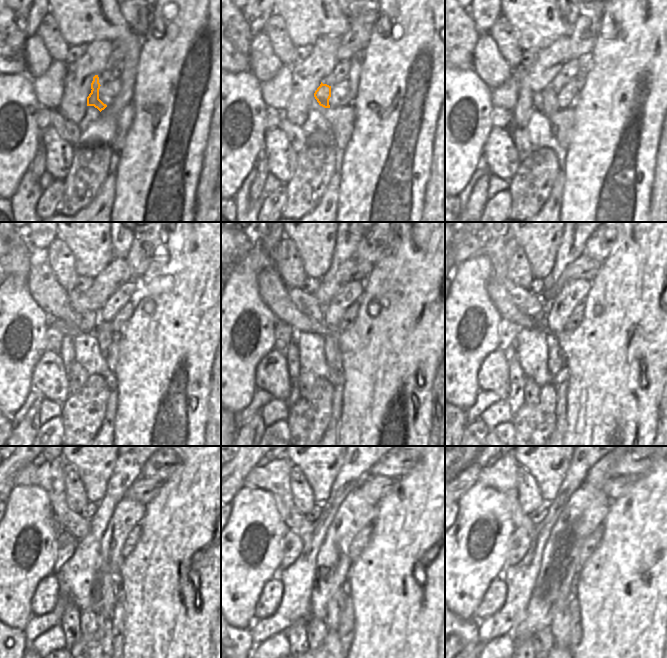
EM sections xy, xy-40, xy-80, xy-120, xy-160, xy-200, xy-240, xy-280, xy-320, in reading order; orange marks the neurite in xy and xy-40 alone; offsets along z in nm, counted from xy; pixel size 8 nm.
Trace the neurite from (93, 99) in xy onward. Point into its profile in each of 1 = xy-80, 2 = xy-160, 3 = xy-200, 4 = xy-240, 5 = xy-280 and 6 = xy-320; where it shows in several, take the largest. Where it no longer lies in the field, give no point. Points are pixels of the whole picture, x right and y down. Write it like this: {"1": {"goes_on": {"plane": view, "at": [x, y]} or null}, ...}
{"1": {"goes_on": {"plane": "xy-80", "at": [550, 103]}}, "2": {"goes_on": {"plane": "xy-160", "at": [330, 334]}}, "3": {"goes_on": {"plane": "xy-200", "at": [556, 361]}}, "4": {"goes_on": {"plane": "xy-240", "at": [109, 584]}}, "5": {"goes_on": {"plane": "xy-280", "at": [336, 604]}}, "6": {"goes_on": {"plane": "xy-320", "at": [561, 625]}}}

